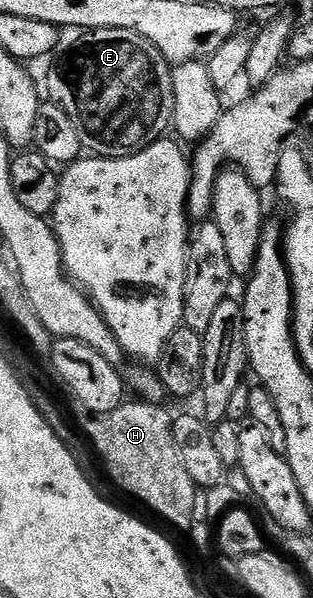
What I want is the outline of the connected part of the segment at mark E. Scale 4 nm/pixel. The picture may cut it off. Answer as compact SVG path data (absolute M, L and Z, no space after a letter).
M99 29L84 32L77 38L81 39L75 40L65 52L62 50L52 60L48 98L58 103L67 117L71 117L71 125L75 125L79 132L82 148L93 157L122 159L156 143L170 130L173 111L177 107L173 92L173 67L163 53L159 53L147 37L131 29Z

